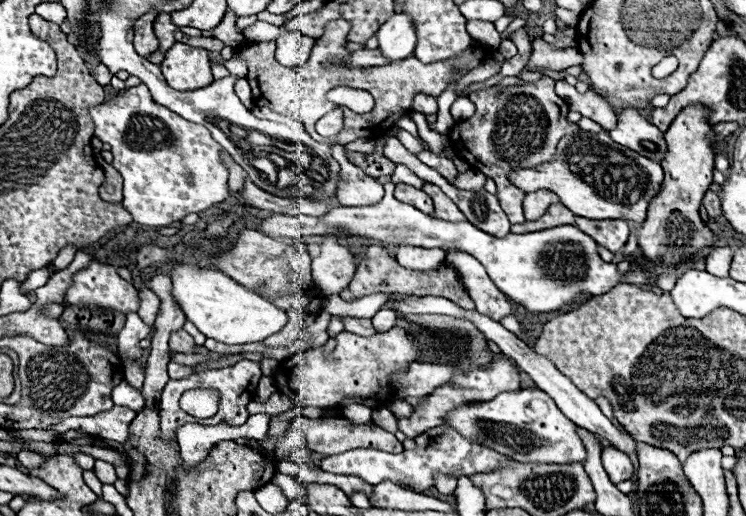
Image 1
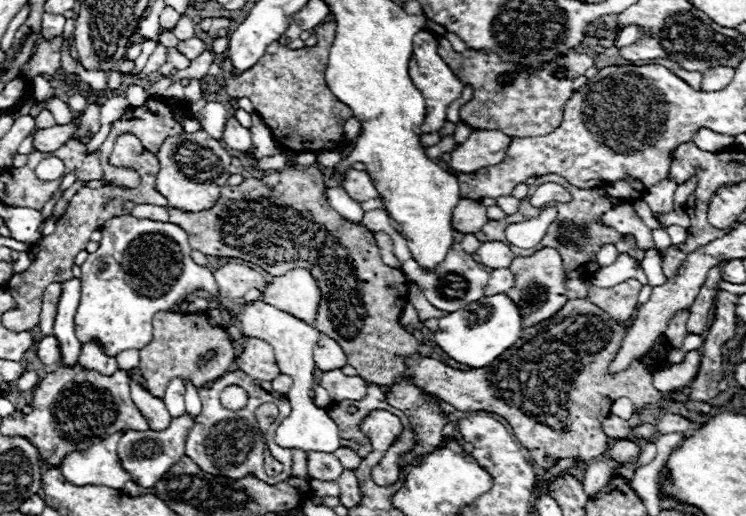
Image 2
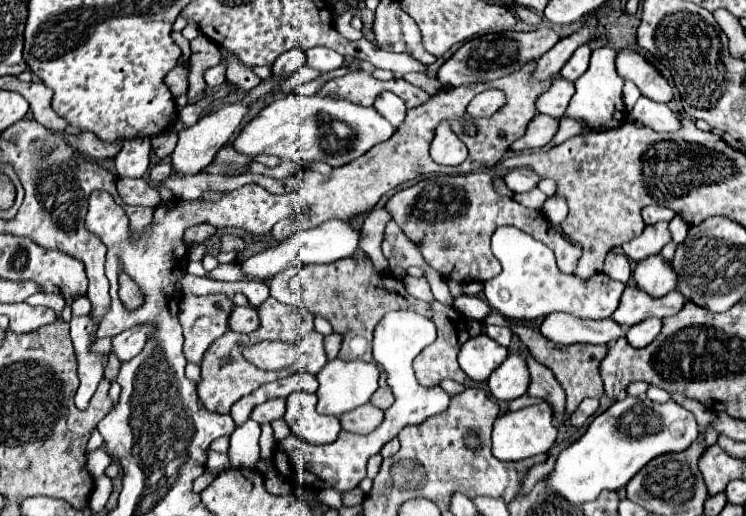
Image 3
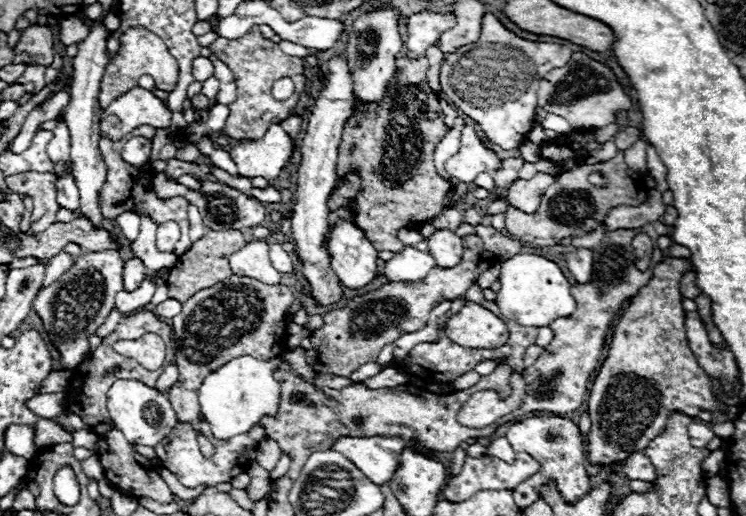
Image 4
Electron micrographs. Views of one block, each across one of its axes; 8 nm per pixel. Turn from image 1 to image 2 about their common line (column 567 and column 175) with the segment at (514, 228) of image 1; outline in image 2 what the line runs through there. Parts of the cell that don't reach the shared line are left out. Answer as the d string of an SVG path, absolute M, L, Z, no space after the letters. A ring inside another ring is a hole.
M292 152L284 154L290 158L290 164L280 172L280 182L274 190L268 190L262 180L246 178L240 186L224 186L220 190L220 200L208 210L182 212L178 208L168 208L168 222L184 228L184 232L188 232L190 246L208 256L248 260L272 276L284 274L292 268L306 268L322 294L314 326L320 328L322 334L332 336L344 348L346 362L358 370L360 378L380 386L394 386L404 376L402 356L414 356L418 352L416 338L404 332L398 324L408 302L408 278L402 270L390 268L382 262L378 246L374 244L374 234L370 230L342 218L328 204L320 166L312 164L304 168L294 164Z

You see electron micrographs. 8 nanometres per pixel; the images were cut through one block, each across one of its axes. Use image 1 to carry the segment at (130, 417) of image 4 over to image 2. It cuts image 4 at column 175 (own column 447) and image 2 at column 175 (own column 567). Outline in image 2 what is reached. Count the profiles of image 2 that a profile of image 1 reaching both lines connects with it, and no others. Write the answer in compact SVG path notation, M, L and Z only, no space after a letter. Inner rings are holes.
M182 414L180 418L172 418L166 430L144 430L144 432L128 430L120 440L118 452L124 468L132 474L132 480L144 488L152 488L168 472L168 468L180 462L180 458L184 456L184 442L192 426L194 426L194 418Z

